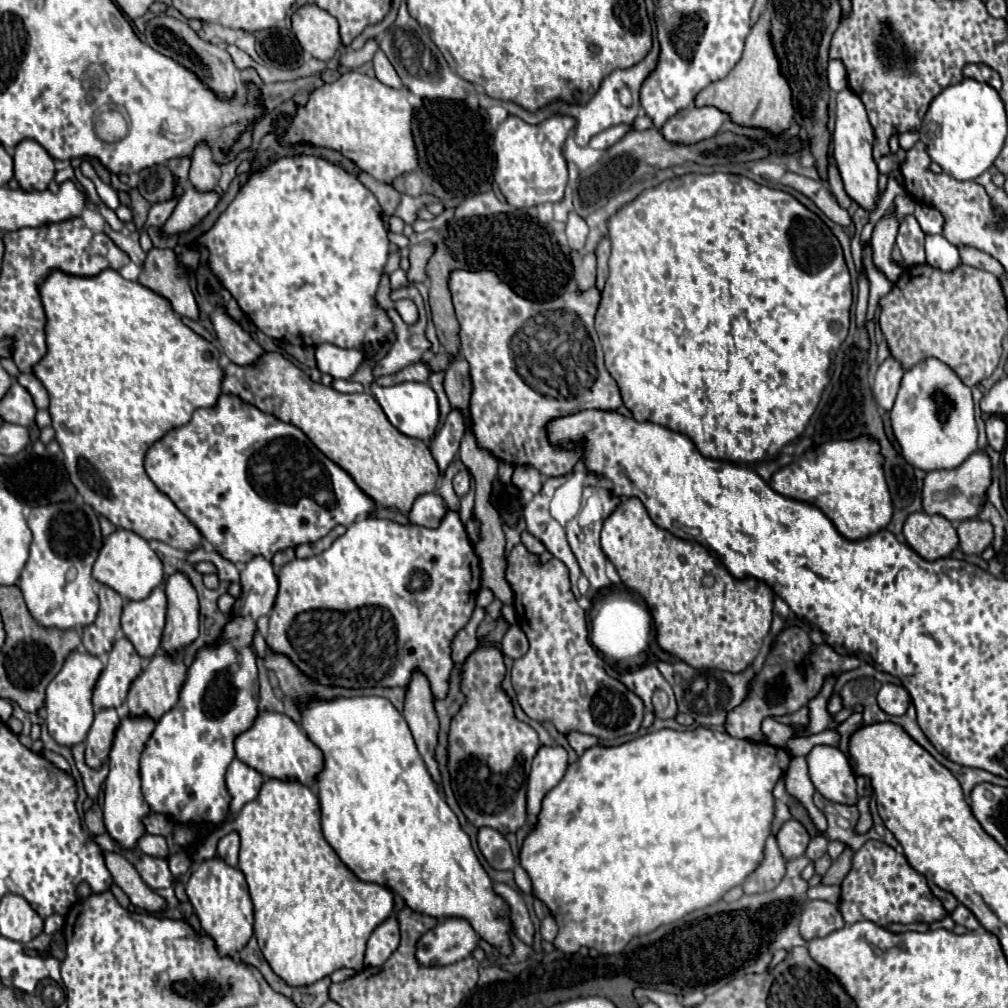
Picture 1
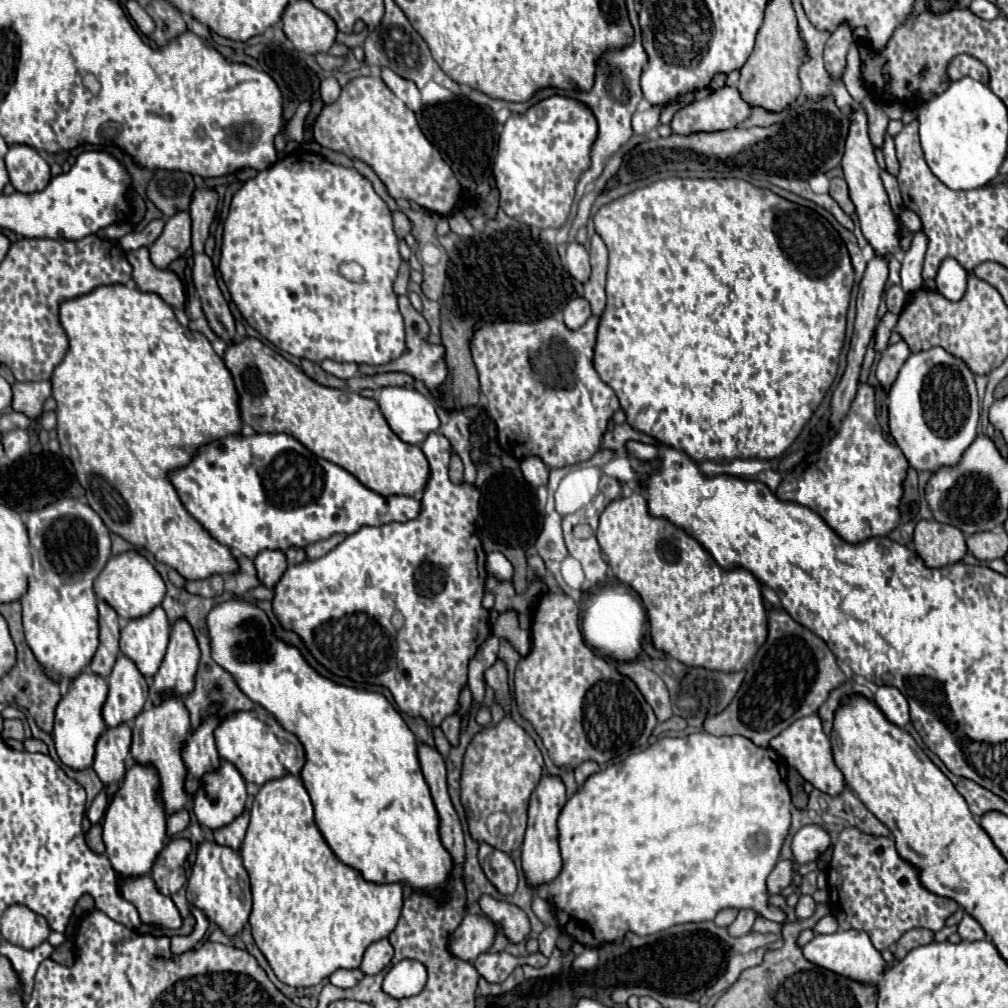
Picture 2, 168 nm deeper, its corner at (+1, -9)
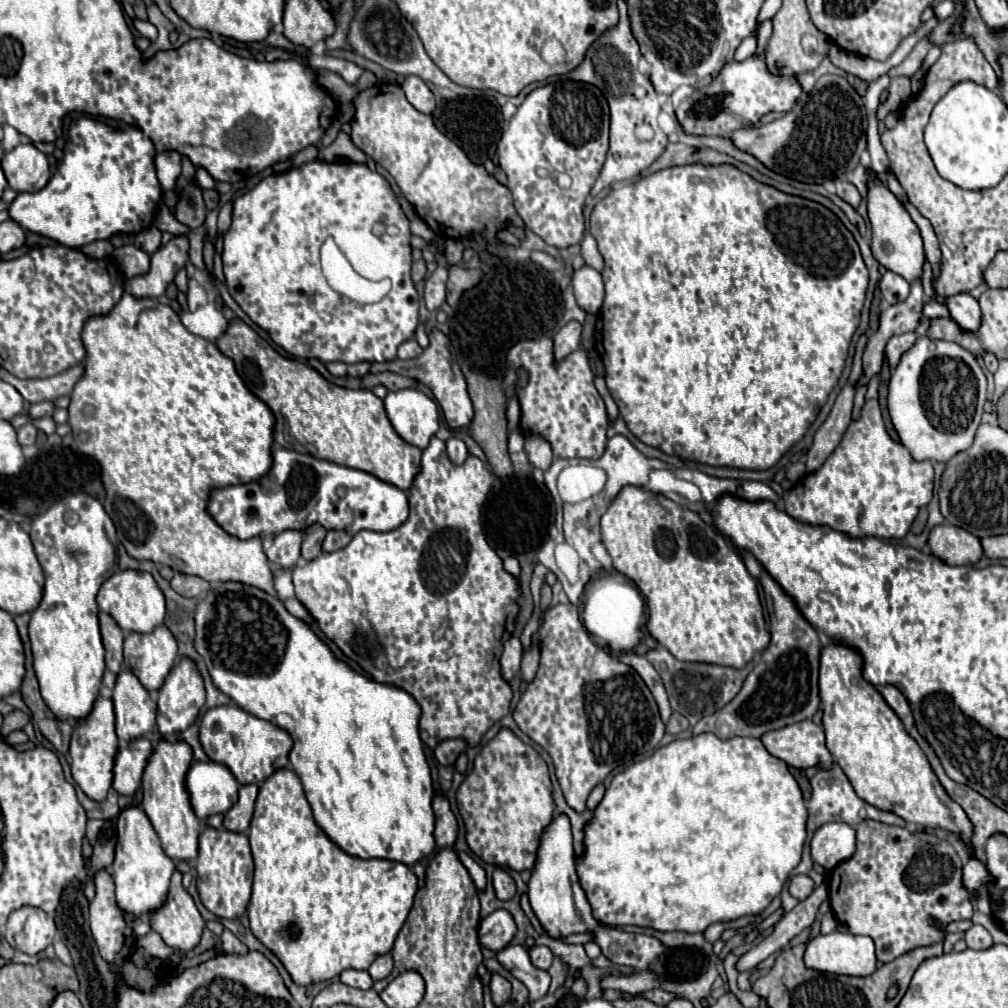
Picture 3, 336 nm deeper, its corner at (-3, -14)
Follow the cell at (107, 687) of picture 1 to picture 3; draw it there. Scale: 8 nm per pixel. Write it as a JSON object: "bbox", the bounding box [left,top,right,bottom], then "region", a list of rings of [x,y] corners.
{"bbox":[111,669,157,741],"region":[[[129,669],[119,673],[111,699],[115,705],[115,729],[121,741],[139,739],[153,729],[157,705]]]}

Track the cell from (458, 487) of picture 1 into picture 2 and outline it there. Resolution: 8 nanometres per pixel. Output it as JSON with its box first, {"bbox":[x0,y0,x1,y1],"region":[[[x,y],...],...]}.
{"bbox":[449,454,463,484],"region":[[[453,454],[451,464],[449,464],[449,478],[453,484],[461,484],[463,482],[463,464],[459,460],[457,454]]]}

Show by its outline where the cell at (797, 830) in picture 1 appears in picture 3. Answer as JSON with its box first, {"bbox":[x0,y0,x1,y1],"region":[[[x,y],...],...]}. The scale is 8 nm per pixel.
{"bbox":[811,823,855,869],"region":[[[825,823],[811,841],[811,857],[825,869],[837,867],[855,853],[855,829],[847,823]]]}

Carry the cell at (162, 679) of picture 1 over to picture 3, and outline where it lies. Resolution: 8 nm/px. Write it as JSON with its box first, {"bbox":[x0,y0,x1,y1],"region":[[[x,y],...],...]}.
{"bbox":[143,739,201,861],"region":[[[163,739],[159,745],[155,745],[143,775],[143,811],[155,827],[165,853],[173,861],[193,861],[197,857],[197,837],[201,833],[201,823],[191,809],[189,793],[185,789],[185,775],[191,759],[193,753],[187,743]]]}

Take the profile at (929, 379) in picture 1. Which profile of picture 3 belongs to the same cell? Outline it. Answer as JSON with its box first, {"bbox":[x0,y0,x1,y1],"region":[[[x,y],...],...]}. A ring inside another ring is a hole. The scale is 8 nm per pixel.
{"bbox":[889,335,987,463],"region":[[[921,335],[915,345],[901,355],[895,371],[891,371],[889,415],[901,443],[915,459],[947,463],[947,459],[971,447],[981,423],[985,391],[987,379],[975,355],[959,343]],[[925,379],[929,379],[929,389],[923,387]]]}

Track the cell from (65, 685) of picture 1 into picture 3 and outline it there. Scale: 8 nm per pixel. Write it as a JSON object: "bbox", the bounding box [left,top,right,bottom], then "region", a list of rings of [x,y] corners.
{"bbox":[71,697,117,801],"region":[[[99,697],[93,711],[89,717],[81,719],[75,725],[75,733],[71,737],[71,773],[77,785],[83,789],[83,793],[93,799],[93,801],[103,801],[107,797],[107,791],[113,785],[113,765],[115,765],[115,755],[117,755],[117,735],[115,735],[115,713],[113,713],[113,703],[111,699]]]}

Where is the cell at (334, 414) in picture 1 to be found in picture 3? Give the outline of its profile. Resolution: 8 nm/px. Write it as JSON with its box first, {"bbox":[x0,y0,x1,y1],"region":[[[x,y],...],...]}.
{"bbox":[217,319,421,489],"region":[[[231,319],[227,325],[227,331],[217,339],[217,347],[223,351],[223,355],[231,357],[235,361],[239,377],[245,381],[251,393],[255,393],[261,401],[269,405],[273,411],[277,423],[275,423],[275,443],[279,443],[285,449],[309,453],[317,459],[333,461],[337,465],[353,467],[367,471],[387,483],[393,483],[399,489],[409,489],[415,473],[419,473],[419,459],[421,459],[421,449],[415,445],[409,445],[395,433],[391,421],[385,415],[383,401],[373,395],[369,389],[345,389],[339,387],[331,381],[327,381],[319,371],[313,367],[297,361],[297,359],[287,359],[281,357],[265,339],[261,339],[247,323],[241,319]]]}

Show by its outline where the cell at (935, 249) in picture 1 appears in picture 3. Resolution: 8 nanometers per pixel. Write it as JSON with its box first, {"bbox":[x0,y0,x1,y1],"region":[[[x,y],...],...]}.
{"bbox":[947,293,981,331],"region":[[[969,293],[947,297],[947,307],[949,307],[953,319],[961,327],[965,327],[969,331],[977,331],[981,327],[981,309],[979,309],[979,303]]]}

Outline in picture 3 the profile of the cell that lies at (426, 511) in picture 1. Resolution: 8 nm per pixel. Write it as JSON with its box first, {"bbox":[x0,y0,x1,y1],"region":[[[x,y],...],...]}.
{"bbox":[209,449,409,539],"region":[[[275,449],[273,467],[261,481],[213,491],[209,513],[227,533],[239,539],[257,535],[265,539],[285,529],[307,529],[313,523],[321,523],[327,529],[351,531],[351,535],[361,529],[391,531],[407,519],[409,505],[405,491],[371,473],[297,451]]]}

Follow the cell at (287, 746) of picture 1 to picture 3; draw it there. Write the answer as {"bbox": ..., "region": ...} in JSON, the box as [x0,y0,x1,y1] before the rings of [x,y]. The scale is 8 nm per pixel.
{"bbox":[199,705,291,785],"region":[[[219,705],[207,709],[199,721],[199,741],[207,757],[225,765],[241,785],[261,785],[277,769],[287,767],[287,751],[291,751],[291,737],[287,731],[243,711],[237,705]]]}

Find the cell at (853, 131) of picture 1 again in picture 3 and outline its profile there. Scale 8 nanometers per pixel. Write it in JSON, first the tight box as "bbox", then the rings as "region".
{"bbox":[867,175,925,283],"region":[[[871,175],[869,181],[869,195],[867,195],[867,207],[869,207],[869,221],[871,221],[871,251],[873,257],[885,267],[907,279],[909,283],[921,279],[923,265],[925,265],[925,251],[923,251],[923,239],[919,233],[919,227],[907,213],[907,209],[899,203],[899,199],[883,185],[875,181]]]}

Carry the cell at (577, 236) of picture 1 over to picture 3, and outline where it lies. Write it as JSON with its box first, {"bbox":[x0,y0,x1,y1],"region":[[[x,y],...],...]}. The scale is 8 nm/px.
{"bbox":[573,265,603,315],"region":[[[583,265],[579,271],[573,273],[573,291],[577,305],[585,313],[597,315],[601,305],[603,305],[603,279],[601,273],[595,271],[593,267]]]}

